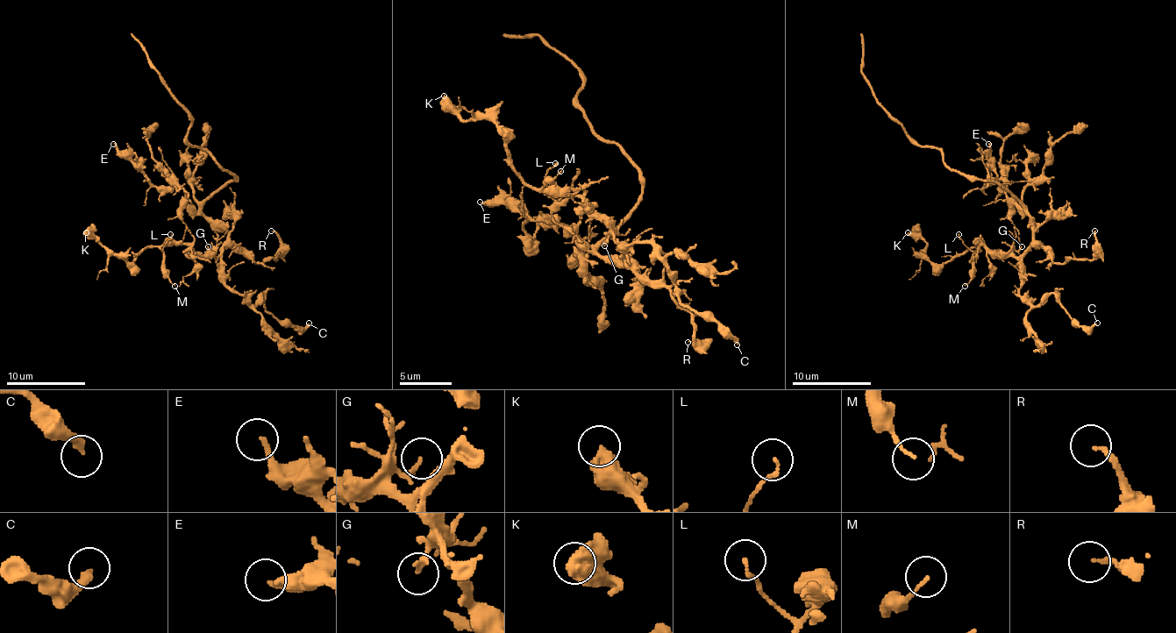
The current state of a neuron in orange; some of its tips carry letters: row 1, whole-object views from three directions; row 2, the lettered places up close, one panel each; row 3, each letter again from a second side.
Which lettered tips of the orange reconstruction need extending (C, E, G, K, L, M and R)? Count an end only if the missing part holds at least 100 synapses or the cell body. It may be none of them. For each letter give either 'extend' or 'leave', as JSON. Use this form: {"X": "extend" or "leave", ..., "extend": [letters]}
{"C": "leave", "E": "leave", "G": "leave", "K": "leave", "L": "leave", "M": "leave", "R": "leave", "extend": []}

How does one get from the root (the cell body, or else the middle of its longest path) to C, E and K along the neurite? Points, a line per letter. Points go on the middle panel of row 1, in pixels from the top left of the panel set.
C: (607, 236), (596, 245), (602, 256), (630, 259), (623, 245), (649, 244), (677, 298), (737, 344)
E: (607, 236), (587, 245), (573, 225), (531, 220), (506, 204), (480, 202)
K: (607, 236), (596, 251), (630, 259), (579, 196), (531, 188), (493, 121), (464, 121), (444, 96)

